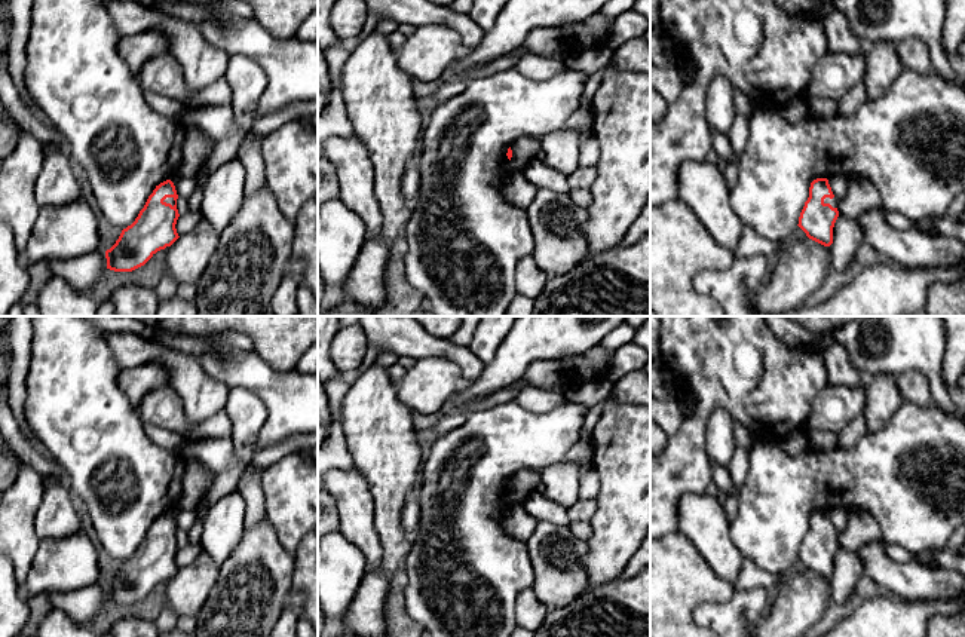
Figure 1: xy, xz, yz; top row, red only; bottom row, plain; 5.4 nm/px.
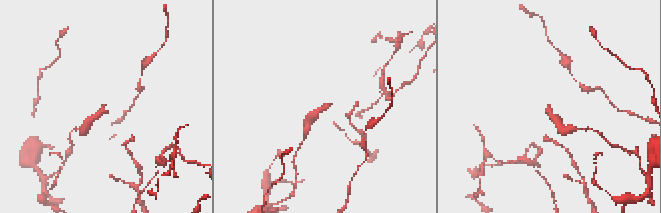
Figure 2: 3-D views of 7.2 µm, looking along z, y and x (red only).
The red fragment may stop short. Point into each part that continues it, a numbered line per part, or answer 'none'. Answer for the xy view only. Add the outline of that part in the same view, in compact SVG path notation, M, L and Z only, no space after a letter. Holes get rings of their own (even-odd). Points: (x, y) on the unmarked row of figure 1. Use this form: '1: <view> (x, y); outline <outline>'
none

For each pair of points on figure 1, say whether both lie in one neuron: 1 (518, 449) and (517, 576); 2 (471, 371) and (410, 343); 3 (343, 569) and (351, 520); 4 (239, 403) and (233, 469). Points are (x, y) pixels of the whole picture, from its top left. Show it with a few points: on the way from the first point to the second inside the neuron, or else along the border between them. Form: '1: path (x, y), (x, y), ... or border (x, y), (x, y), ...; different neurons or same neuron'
1: path (487, 480), (484, 483), (486, 545); same neuron
2: path (458, 357), (444, 348), (425, 346); same neuron
3: border (339, 530), (364, 556), (367, 569); different neurons
4: path (242, 419), (242, 453); same neuron

